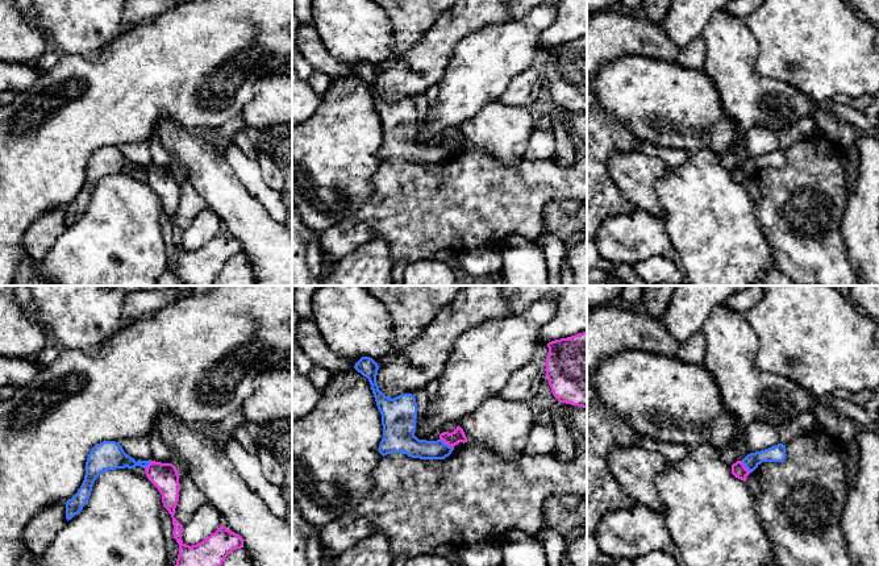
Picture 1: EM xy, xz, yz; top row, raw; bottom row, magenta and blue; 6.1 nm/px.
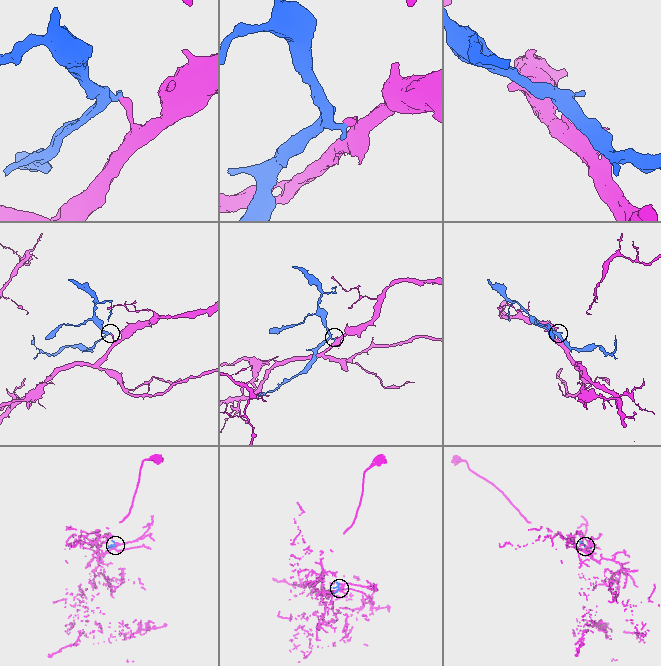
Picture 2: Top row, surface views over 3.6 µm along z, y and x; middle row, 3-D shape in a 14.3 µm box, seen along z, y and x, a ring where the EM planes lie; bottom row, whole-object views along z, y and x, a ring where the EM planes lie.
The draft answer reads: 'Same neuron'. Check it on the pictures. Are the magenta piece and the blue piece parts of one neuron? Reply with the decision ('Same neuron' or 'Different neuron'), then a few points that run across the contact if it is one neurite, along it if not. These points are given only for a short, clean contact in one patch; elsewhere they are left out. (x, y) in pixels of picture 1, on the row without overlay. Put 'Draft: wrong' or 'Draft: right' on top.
Draft: wrong
Different neuron. Line: xz (440, 144), (453, 154)

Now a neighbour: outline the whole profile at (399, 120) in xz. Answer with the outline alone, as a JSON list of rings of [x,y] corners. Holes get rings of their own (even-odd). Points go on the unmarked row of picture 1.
[[[362,62],[354,74],[366,82],[382,120],[383,143],[379,158],[403,158],[420,165],[445,165],[454,155],[442,145],[426,146],[414,141],[417,108],[412,99],[401,99],[393,104],[386,101],[376,88],[379,70],[370,62]]]

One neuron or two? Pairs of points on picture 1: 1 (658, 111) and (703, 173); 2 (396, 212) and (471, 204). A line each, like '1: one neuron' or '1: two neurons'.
1: two neurons
2: one neuron

